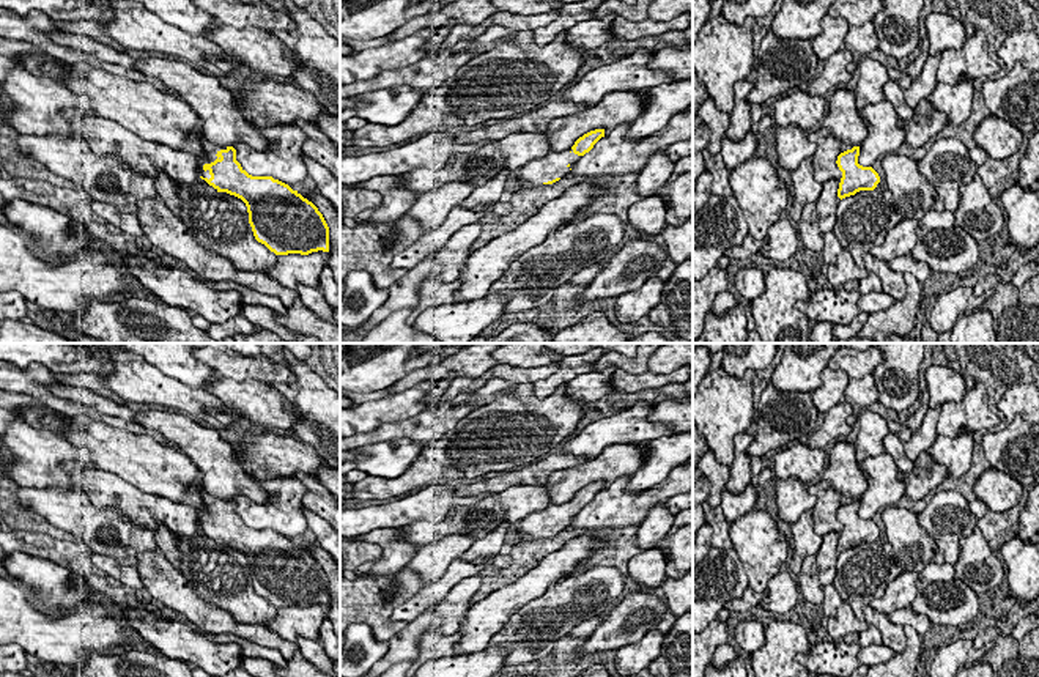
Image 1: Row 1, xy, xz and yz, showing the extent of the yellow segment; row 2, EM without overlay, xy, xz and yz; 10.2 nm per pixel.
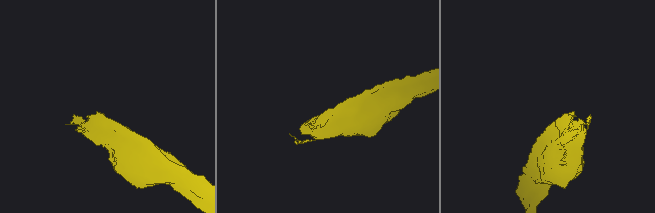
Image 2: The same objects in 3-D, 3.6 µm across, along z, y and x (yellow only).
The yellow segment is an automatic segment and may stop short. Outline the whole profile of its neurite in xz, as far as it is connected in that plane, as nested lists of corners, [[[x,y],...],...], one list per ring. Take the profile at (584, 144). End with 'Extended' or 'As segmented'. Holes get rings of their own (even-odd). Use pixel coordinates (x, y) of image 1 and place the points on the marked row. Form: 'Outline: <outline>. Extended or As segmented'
Outline: [[[595,129],[579,137],[565,151],[549,151],[542,159],[534,159],[520,168],[518,183],[523,184],[553,184],[567,176],[571,167],[589,153],[593,145],[605,137],[605,129]]]. Extended

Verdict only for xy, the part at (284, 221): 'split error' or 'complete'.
split error

